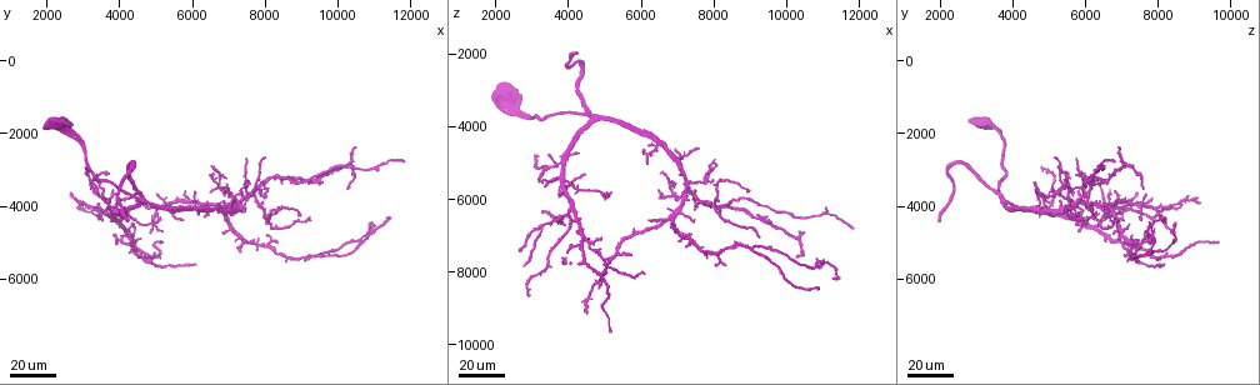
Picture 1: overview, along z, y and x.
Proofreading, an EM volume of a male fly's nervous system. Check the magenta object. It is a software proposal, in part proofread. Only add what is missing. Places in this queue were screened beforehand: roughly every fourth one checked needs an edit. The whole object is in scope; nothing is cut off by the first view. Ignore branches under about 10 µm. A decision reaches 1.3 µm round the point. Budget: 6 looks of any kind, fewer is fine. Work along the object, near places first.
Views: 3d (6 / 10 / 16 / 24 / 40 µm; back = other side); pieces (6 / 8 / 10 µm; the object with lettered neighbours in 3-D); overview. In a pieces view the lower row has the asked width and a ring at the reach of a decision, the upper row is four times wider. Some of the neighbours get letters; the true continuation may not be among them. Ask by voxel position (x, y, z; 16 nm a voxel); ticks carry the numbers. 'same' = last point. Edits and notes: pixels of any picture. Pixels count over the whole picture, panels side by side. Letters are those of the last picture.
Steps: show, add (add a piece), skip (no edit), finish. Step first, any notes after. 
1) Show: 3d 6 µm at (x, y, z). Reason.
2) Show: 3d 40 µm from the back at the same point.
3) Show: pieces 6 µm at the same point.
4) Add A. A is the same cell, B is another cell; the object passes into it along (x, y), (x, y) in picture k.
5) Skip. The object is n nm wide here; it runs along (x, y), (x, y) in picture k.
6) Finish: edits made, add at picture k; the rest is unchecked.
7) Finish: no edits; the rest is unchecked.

Show: 3d 40 µm at (6500, 3600, 6000). Free end.

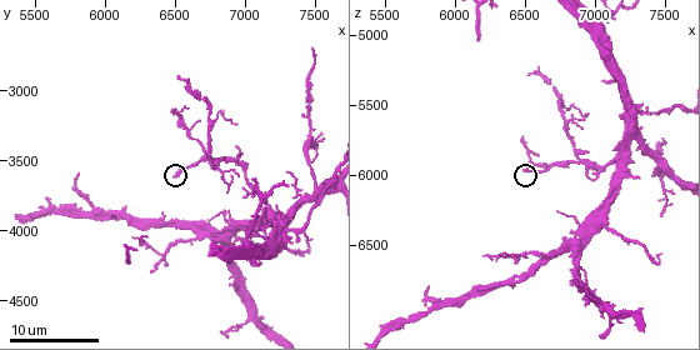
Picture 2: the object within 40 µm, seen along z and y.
Show: pieces 6 µm at (6500, 3600, 5960).

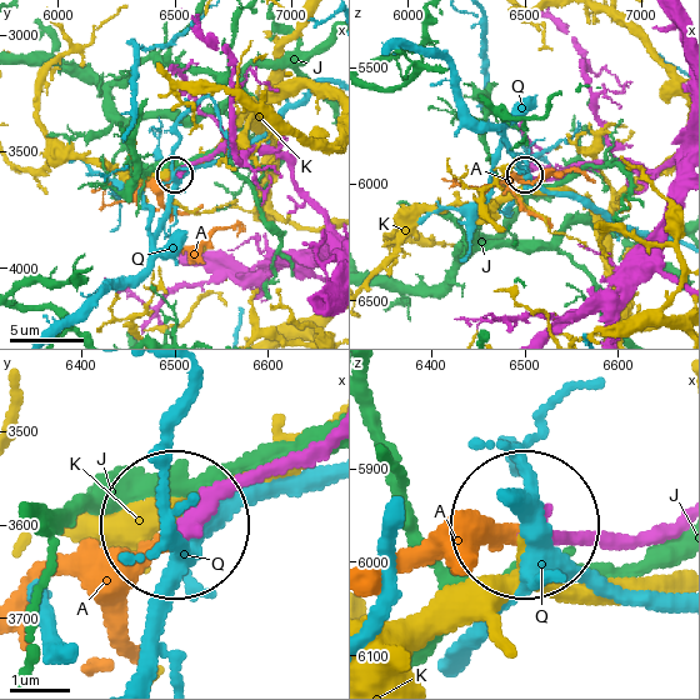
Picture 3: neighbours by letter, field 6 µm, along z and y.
Add A. A is the same cell, J, K and Q are other cells; the object passes into it along (669, 530), (510, 530), (480, 560) in picture 3; the neuron continues.

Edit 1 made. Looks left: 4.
Show: 3d 24 µm at (4900, 5400, 7000). Free end.

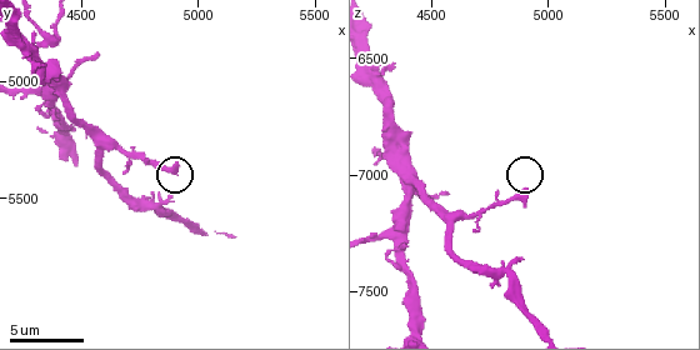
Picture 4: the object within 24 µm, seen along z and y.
Show: pieces 8 µm at (4900, 5350, 7060).

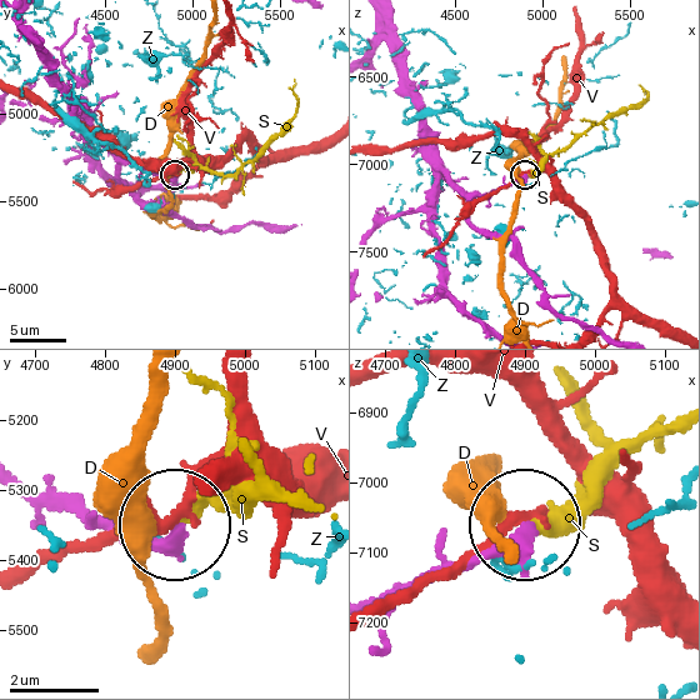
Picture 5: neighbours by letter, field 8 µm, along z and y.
Add S. S is the same cell, D, V and Z are other cells; the object passes into it along (66, 500), (164, 538), (178, 519), (298, 500) in picture 5; the neuron continues.

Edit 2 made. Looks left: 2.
Show: 3d 40 µm at (7500, 3400, 4700). An open end.

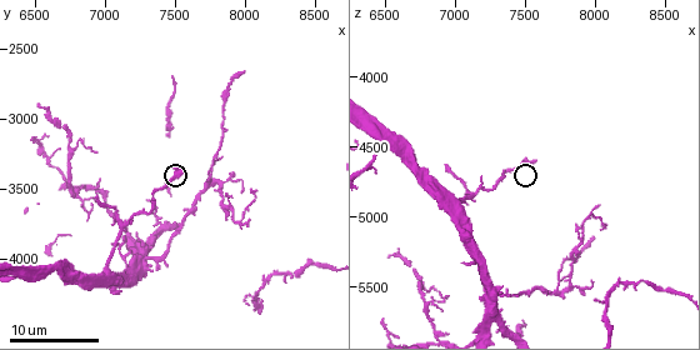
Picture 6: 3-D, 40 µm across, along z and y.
Show: pieces 6 µm at (7580, 3380, 4600).

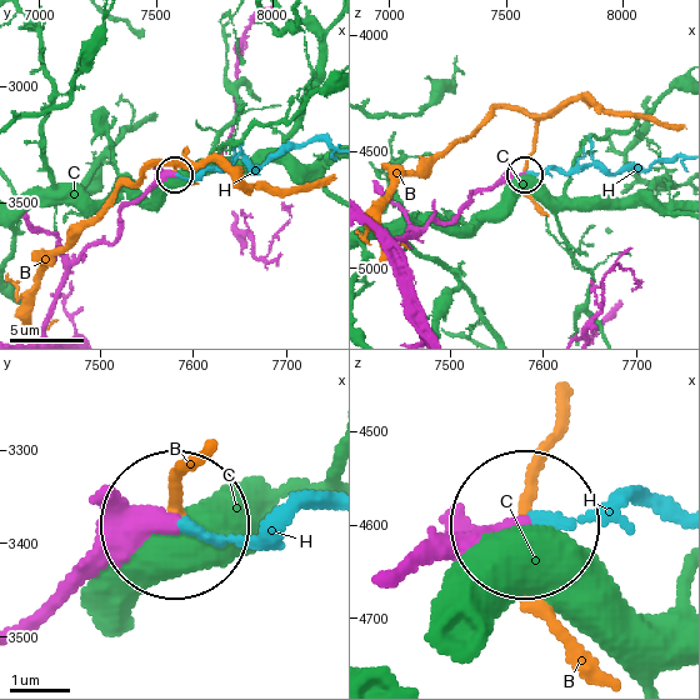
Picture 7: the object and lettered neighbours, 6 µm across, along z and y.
Add H. H is the same cell, B and C are other cells; the object passes into it along (428, 565), (536, 515), (666, 515) in picture 7; it goes on there.

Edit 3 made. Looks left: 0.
Finish: edits made, add at picture 3, add at picture 5, add at picture 7; the rest is unchecked.

